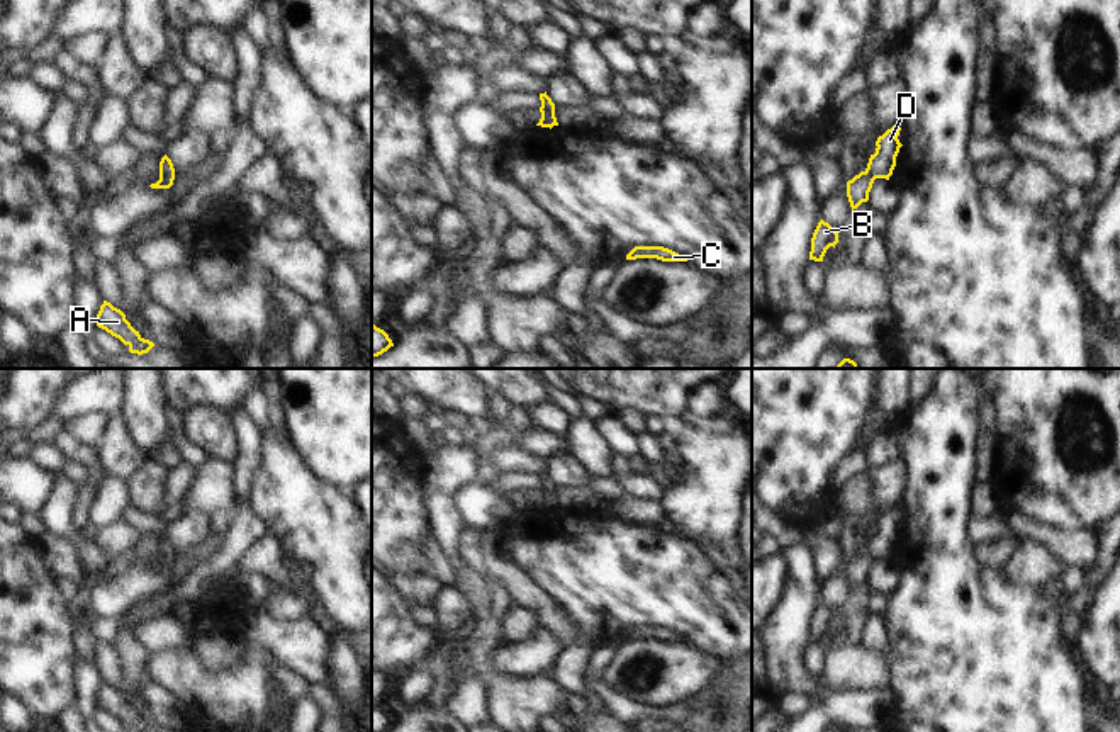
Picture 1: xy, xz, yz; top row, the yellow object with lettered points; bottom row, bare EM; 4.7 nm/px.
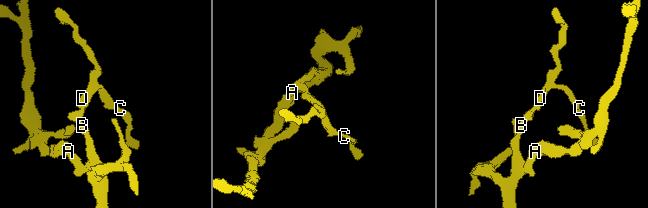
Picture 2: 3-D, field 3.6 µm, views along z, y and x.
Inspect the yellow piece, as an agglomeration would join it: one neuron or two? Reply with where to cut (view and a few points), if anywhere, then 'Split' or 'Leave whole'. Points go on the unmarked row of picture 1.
No split. Leave whole

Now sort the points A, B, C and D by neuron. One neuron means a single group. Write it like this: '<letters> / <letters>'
A B C D

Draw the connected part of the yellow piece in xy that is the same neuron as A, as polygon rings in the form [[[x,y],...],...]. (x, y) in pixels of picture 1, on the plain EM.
[[[104,681],[97,695],[97,707],[119,718],[129,727],[129,732],[149,732],[154,727],[153,722],[144,720],[139,712],[131,707],[120,690],[107,681]]]

